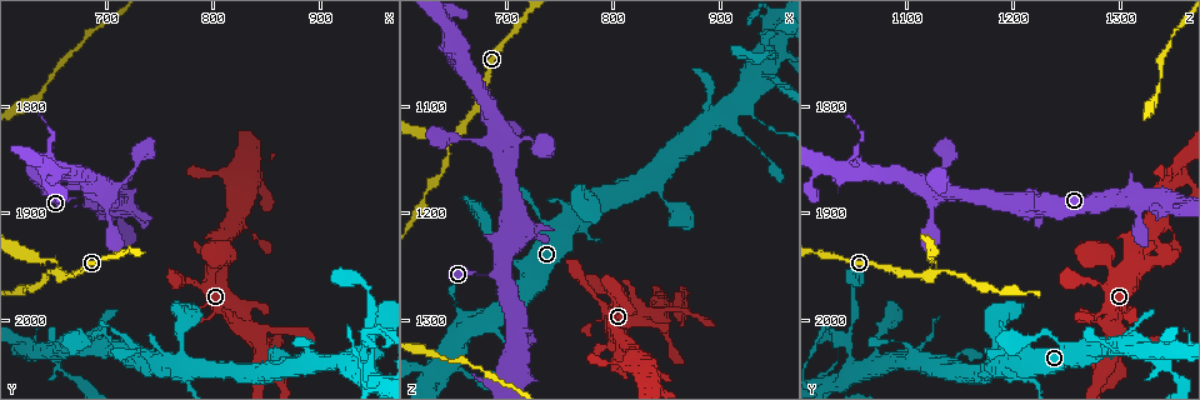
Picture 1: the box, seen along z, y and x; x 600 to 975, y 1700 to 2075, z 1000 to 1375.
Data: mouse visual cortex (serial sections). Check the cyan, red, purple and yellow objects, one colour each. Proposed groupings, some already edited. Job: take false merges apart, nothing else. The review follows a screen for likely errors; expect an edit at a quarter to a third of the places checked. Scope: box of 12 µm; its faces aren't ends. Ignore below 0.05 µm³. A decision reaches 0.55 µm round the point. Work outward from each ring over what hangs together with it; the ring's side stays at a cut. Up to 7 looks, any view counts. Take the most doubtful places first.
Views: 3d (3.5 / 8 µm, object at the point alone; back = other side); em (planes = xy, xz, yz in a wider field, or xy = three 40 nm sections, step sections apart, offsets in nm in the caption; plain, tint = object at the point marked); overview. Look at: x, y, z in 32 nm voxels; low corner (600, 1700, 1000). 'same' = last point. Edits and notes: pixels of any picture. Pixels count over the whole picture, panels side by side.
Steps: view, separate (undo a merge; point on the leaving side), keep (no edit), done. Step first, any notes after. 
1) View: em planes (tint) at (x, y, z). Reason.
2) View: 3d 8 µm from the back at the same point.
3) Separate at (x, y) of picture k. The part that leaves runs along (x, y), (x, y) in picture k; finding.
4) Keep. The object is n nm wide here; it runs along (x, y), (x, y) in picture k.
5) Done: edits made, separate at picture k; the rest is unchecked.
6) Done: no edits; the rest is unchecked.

View: 3d 8 µm at (652, 1958, 1124). Side arm on a straight run.

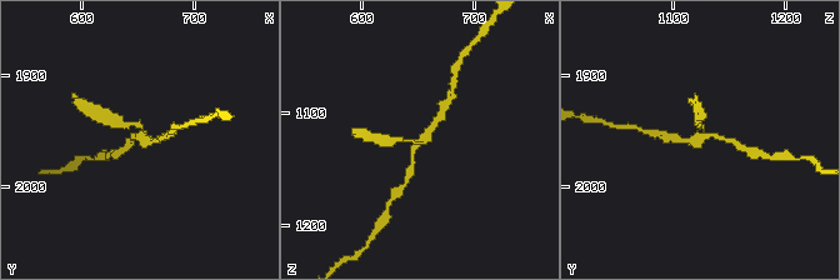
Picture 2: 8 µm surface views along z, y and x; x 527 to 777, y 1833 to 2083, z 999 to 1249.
View: 3d 3.5 µm at (654, 1958, 1126).

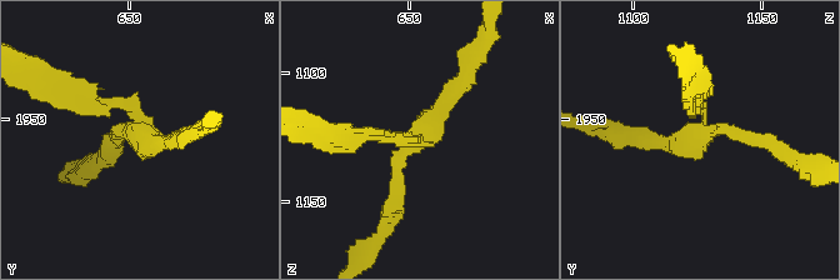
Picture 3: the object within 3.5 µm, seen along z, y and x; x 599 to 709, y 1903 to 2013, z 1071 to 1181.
View: em xy step 1 (tint) at (652, 1957, 1128).

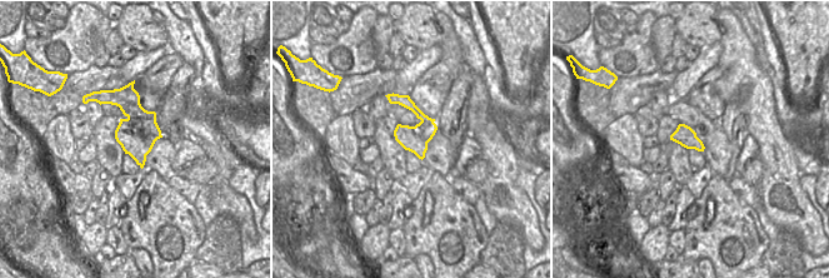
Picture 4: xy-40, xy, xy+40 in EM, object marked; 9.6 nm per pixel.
Separate at (696, 108) of picture 3. 3 arms meet here; the part that leaves runs along (701, 119), (699, 84), (689, 69) in picture 3; two cells meet here.

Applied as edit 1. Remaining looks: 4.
View: 3d 3.5 µm at (942, 2012, 1032). Sharp bend.

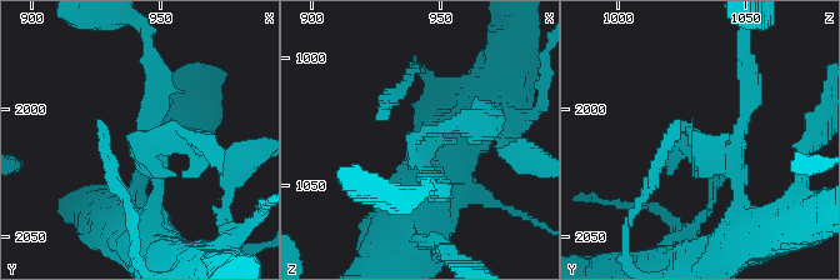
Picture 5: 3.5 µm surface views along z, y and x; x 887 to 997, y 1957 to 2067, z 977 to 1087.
Separate at (195, 140) of picture 5. A second cell is stuck on.

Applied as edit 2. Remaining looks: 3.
View: 3d 3.5 µm at (802, 1934, 1314).

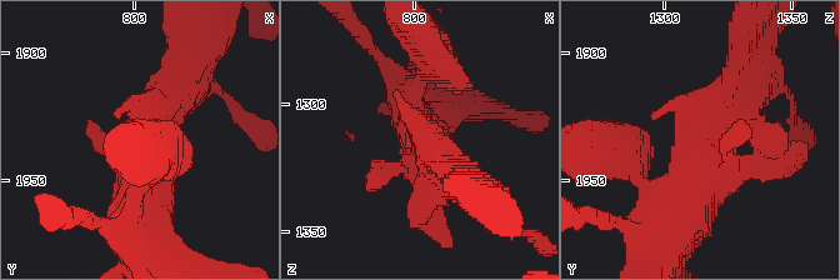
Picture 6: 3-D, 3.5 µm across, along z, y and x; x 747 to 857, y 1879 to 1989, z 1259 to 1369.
View: em xy step 2 (tint) at (803, 1931, 1314).

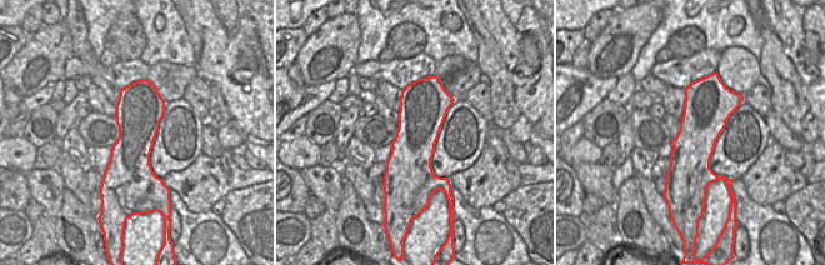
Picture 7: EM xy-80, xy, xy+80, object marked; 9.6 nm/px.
Keep. The object is 460 nm wide here; it runs along (669, 206), (743, 73) in picture 6; one cell here.

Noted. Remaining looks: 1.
Done: edits made, separate at picture 3, separate at picture 5; the rest is unchecked.

